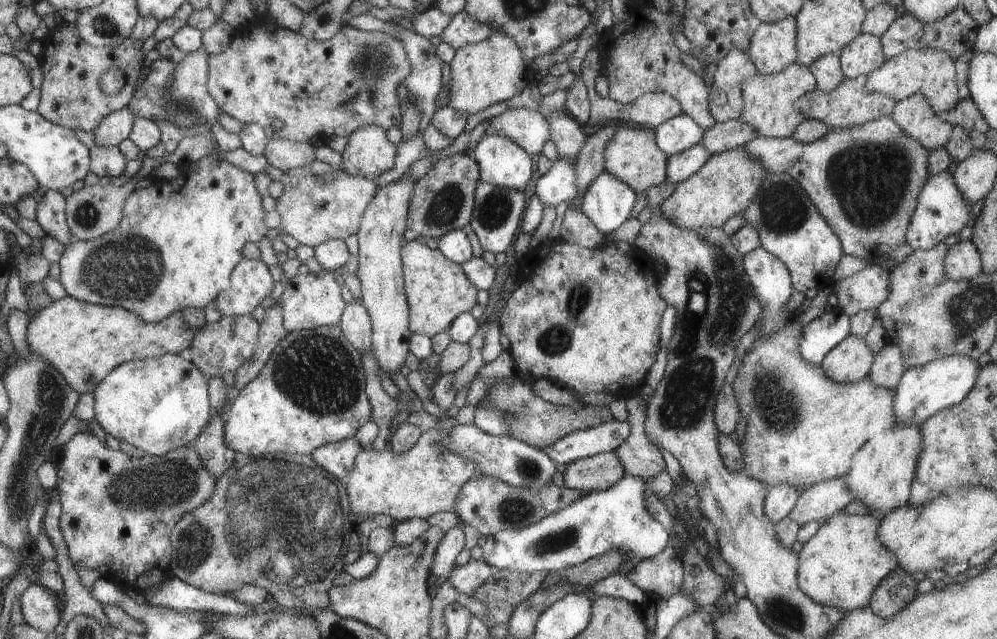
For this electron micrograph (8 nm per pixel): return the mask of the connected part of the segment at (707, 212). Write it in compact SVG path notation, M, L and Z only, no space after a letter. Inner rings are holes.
M737 147L722 153L713 154L708 162L702 166L698 173L675 186L674 193L659 207L660 214L674 223L674 226L688 230L696 230L700 226L723 227L731 217L744 214L749 209L750 202L756 197L756 193L762 186L762 180L766 178L766 168L760 164L760 160L754 160L746 154L746 150Z

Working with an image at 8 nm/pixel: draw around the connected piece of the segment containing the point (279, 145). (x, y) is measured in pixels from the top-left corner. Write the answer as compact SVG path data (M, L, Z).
M272 139L263 155L268 159L269 165L284 173L315 160L314 147L311 142L294 143L285 139Z

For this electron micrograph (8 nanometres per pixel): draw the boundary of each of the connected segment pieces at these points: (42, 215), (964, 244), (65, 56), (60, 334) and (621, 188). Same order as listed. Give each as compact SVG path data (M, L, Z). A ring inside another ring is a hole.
M41 187L35 194L37 201L37 221L46 233L65 246L73 243L72 228L67 214L68 196L47 187Z
M971 240L958 242L948 248L945 272L950 279L968 281L978 277L981 271L981 254Z
M63 23L57 29L43 39L46 52L41 59L45 83L39 112L51 122L74 131L96 131L110 114L129 106L140 80L144 60L142 42L129 37L116 48L96 47L82 38L76 23ZM112 68L120 68L126 74L126 86L118 94L108 94L102 90L102 78Z
M67 295L31 318L28 338L32 350L42 358L46 358L50 364L54 364L64 374L68 384L76 392L84 395L96 393L102 382L105 382L118 366L122 366L127 361L160 357L167 353L186 354L188 346L194 341L194 336L206 322L204 312L205 310L186 308L170 314L170 317L164 318L161 322L146 324L142 318L138 318L138 315L126 308L100 306Z
M604 171L586 188L583 204L578 209L590 218L593 230L604 236L631 218L636 195L637 192L620 178Z

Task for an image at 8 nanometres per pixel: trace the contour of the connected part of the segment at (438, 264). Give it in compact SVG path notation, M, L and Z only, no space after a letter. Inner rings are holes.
M423 240L408 241L402 249L402 263L404 264L405 294L411 315L409 328L413 334L426 334L431 338L436 334L448 332L448 328L460 314L469 312L476 306L476 292L479 290L476 290L476 285L466 276L464 266L446 258L438 248L431 250Z

